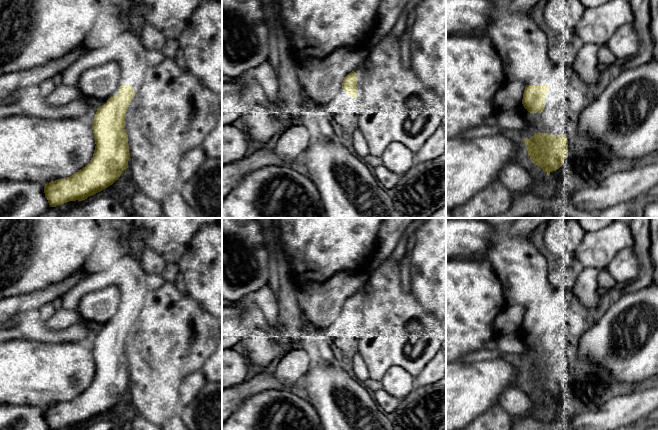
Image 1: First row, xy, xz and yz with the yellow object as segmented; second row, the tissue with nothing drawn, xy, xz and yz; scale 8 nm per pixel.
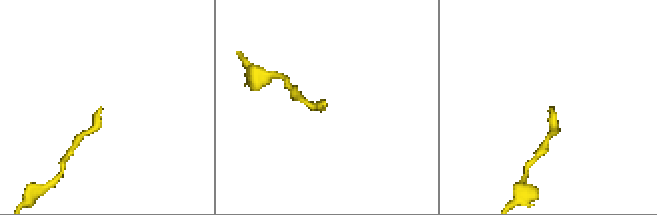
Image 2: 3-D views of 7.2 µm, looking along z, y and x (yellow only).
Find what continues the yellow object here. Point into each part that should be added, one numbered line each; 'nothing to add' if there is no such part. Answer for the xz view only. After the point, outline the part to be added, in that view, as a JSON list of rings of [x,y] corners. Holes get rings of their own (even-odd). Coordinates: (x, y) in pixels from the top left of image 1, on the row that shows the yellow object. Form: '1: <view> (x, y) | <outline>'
1: xz (360, 70) | [[[364,62],[357,68],[357,98],[362,96],[362,85],[364,84]]]

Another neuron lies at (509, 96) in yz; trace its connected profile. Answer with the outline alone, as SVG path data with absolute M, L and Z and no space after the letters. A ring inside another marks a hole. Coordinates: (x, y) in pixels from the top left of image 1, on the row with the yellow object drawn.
M523 81L505 82L494 97L496 113L519 108L523 99L525 87L526 84Z

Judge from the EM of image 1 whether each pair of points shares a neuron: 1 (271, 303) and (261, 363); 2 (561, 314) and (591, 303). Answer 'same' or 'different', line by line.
1: different
2: different

